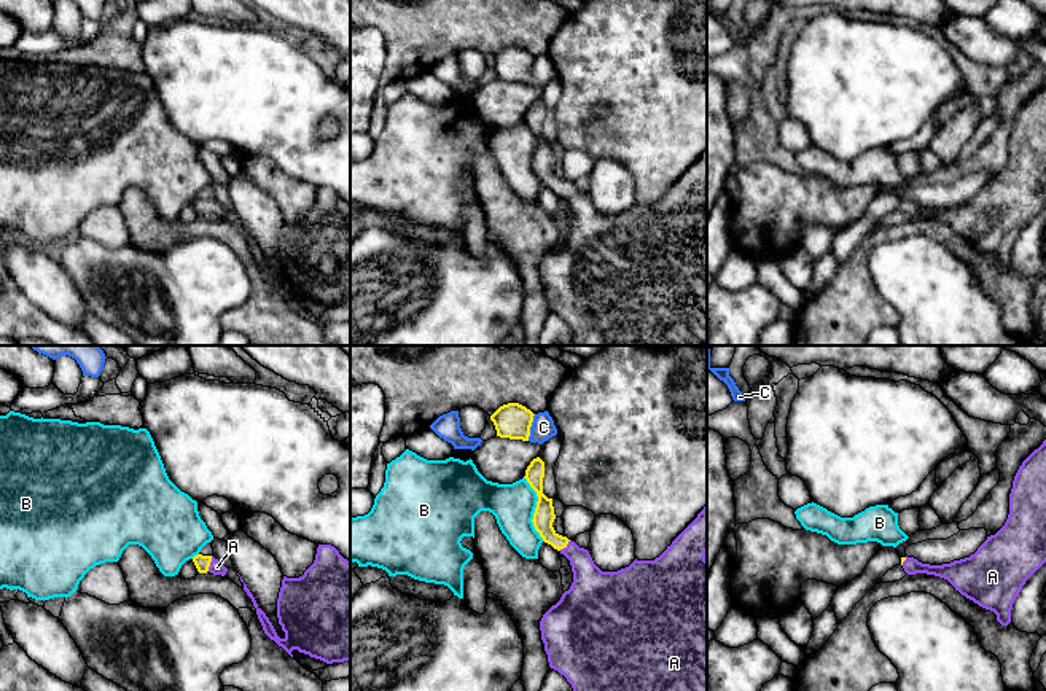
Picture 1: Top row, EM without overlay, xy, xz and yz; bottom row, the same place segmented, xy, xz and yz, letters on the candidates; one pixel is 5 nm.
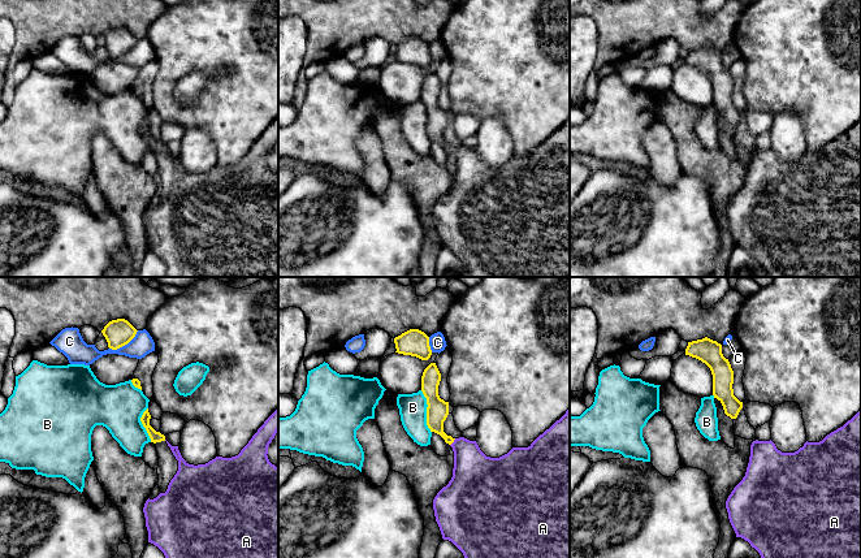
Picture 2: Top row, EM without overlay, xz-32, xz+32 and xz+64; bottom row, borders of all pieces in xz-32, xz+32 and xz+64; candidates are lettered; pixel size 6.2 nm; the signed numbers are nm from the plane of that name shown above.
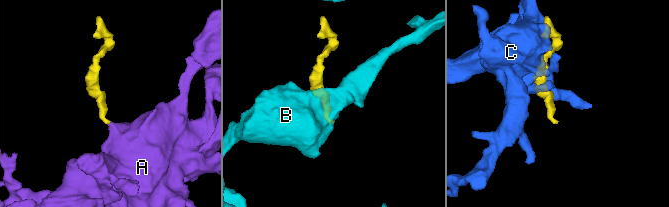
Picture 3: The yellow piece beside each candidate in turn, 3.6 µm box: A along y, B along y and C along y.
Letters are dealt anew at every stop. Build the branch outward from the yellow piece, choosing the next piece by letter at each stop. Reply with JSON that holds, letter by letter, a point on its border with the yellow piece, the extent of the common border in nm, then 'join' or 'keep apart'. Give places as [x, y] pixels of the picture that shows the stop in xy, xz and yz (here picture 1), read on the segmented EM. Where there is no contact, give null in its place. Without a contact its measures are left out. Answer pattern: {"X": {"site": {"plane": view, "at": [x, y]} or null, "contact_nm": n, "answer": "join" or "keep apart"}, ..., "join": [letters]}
{"A": {"site": {"plane": "xy", "at": [209, 564]}, "contact_nm": 80, "answer": "join"}, "B": {"site": {"plane": "xz", "at": [535, 508]}, "contact_nm": 340, "answer": "keep apart"}, "C": {"site": {"plane": "xz", "at": [530, 425]}, "contact_nm": 140, "answer": "keep apart"}, "join": ["A"]}

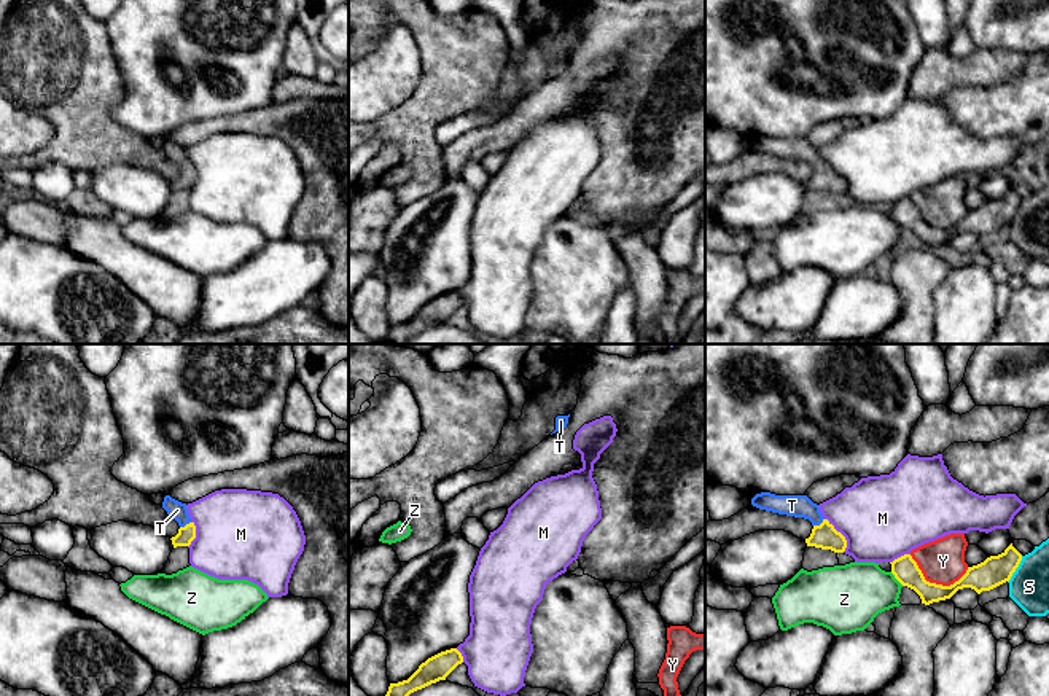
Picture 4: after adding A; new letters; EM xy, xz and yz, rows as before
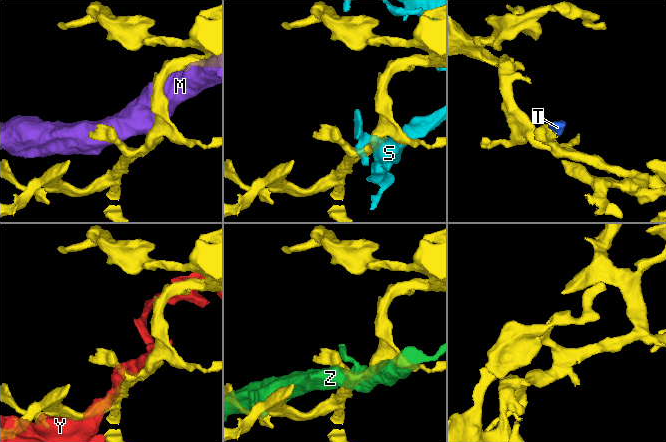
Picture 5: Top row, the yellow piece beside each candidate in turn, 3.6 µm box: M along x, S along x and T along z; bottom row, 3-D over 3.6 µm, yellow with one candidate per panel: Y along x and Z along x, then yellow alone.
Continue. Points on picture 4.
{"M": {"site": {"plane": "yz", "at": [842, 535]}, "contact_nm": 200, "answer": "keep apart"}, "S": {"site": {"plane": "yz", "at": [1016, 567]}, "contact_nm": 150, "answer": "keep apart"}, "T": {"site": {"plane": "xy", "at": [187, 524]}, "contact_nm": 70, "answer": "join"}, "Y": {"site": {"plane": "yz", "at": [935, 583]}, "contact_nm": 320, "answer": "keep apart"}, "Z": {"site": {"plane": "yz", "at": [896, 578]}, "contact_nm": 100, "answer": "keep apart"}, "join": ["T"]}

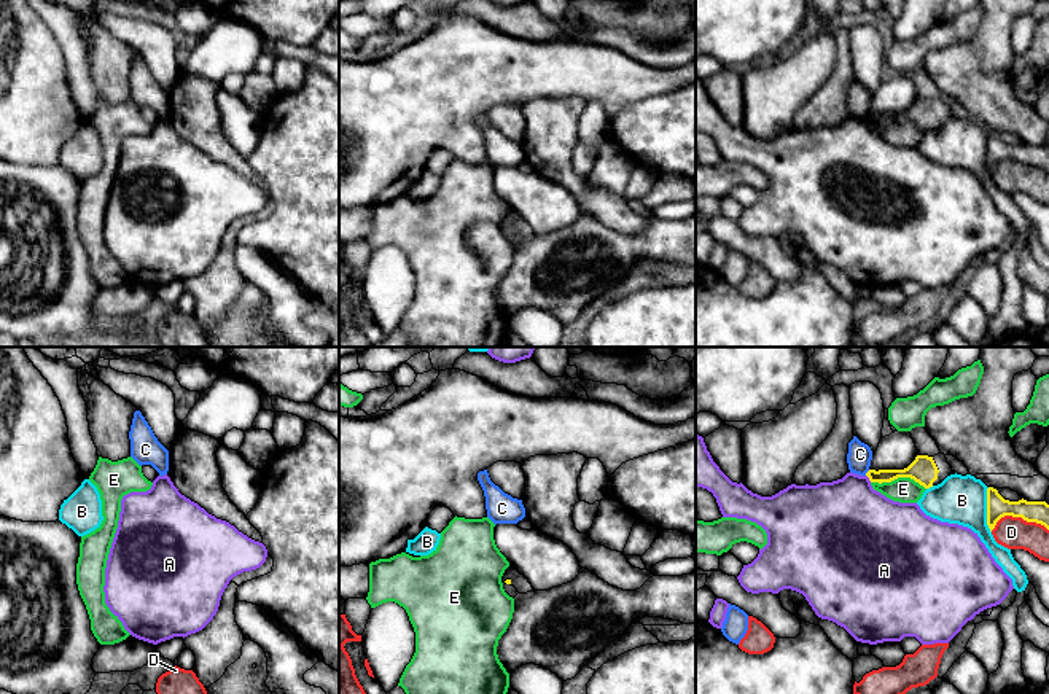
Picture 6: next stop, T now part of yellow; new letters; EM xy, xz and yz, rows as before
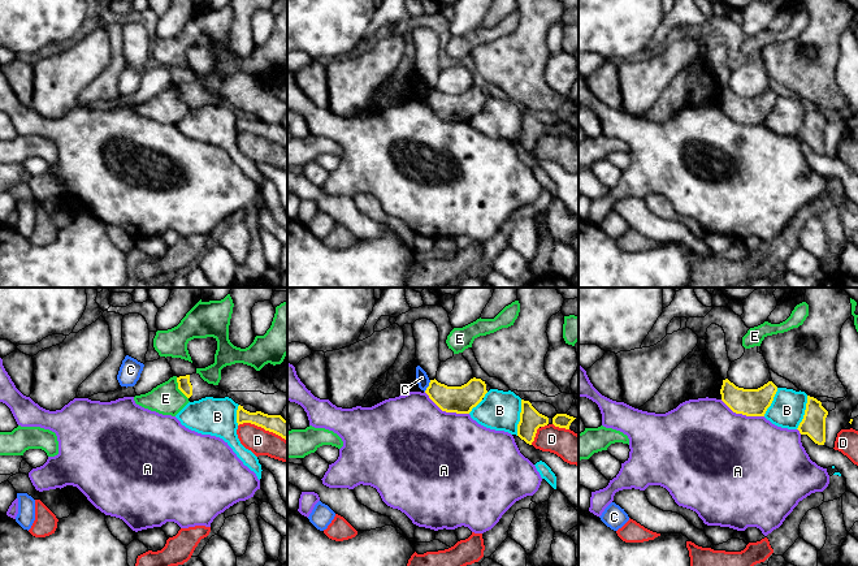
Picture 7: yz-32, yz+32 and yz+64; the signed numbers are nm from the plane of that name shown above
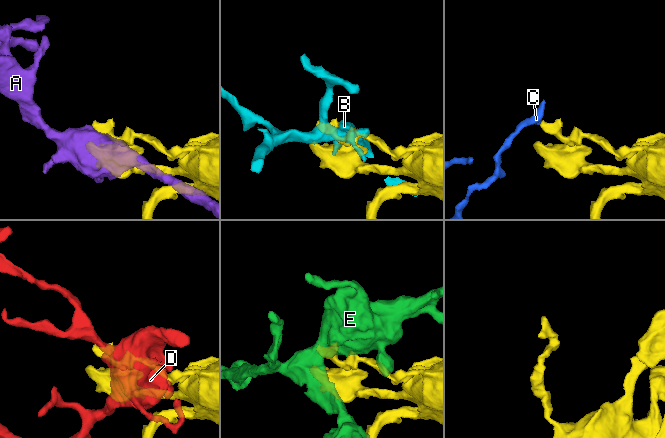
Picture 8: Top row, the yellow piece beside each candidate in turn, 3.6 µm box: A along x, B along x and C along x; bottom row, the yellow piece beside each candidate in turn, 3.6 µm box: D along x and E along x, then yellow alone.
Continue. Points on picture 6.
{"A": {"site": {"plane": "yz", "at": [868, 476]}, "contact_nm": 50, "answer": "keep apart"}, "B": {"site": {"plane": "yz", "at": [987, 510]}, "contact_nm": 240, "answer": "keep apart"}, "C": {"site": {"plane": "yz", "at": [866, 473]}, "contact_nm": 40, "answer": "keep apart"}, "D": {"site": {"plane": "yz", "at": [1019, 516]}, "contact_nm": 300, "answer": "keep apart"}, "E": {"site": {"plane": "yz", "at": [898, 476]}, "contact_nm": 280, "answer": "keep apart"}, "join": []}

